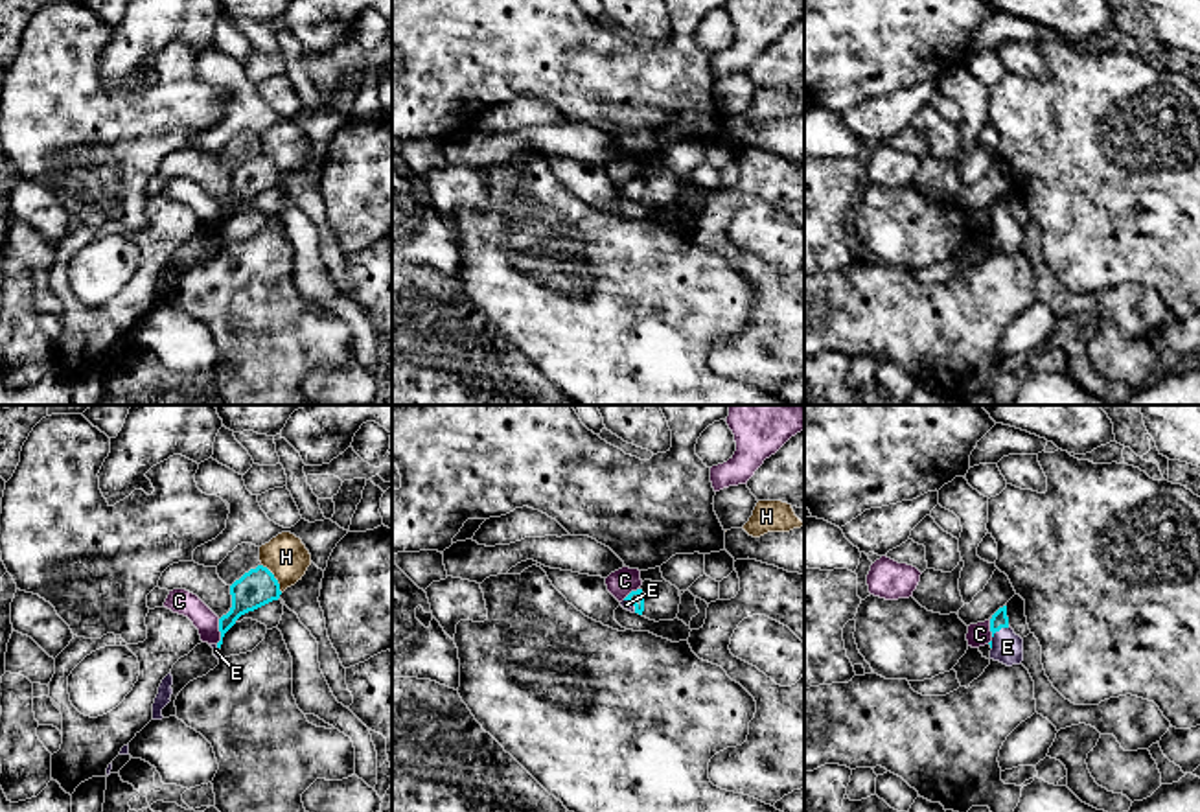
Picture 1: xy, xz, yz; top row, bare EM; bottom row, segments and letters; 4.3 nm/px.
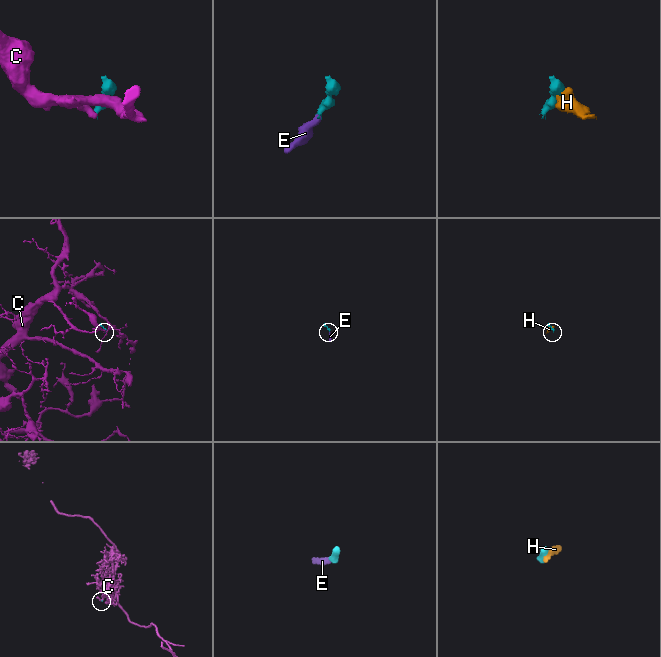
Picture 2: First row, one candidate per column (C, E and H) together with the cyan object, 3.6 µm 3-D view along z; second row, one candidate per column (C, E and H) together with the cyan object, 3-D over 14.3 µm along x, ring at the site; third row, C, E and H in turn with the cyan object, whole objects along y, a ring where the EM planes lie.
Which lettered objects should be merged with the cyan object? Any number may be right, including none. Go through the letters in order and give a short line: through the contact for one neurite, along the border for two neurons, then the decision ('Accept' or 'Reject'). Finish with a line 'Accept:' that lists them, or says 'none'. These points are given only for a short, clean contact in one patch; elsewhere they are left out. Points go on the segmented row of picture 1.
C: Line: xy (219, 619), (219, 639), (216, 643). Reject
E: Line: yz (1000, 619), (1000, 628), (1007, 647). Accept
H: Line: xy (262, 564), (282, 591). Reject
Accept: E

